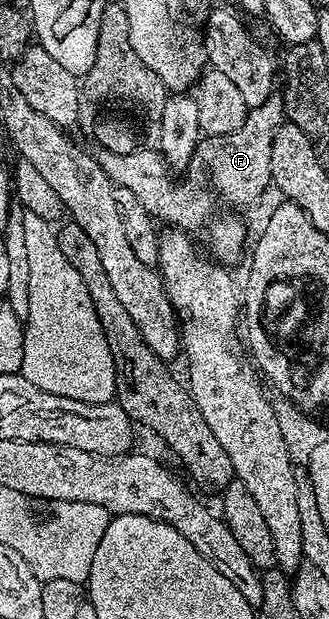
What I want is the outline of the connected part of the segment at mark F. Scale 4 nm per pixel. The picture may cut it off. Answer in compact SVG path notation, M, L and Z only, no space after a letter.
M275 94L263 102L263 106L249 109L245 125L226 136L218 136L212 141L209 156L195 155L189 159L189 167L184 173L185 180L172 180L171 169L165 163L156 147L138 146L133 153L113 154L104 150L96 153L97 162L116 187L131 190L139 198L139 206L147 210L154 221L165 223L190 234L196 228L204 229L210 223L209 199L213 192L209 189L209 171L217 179L217 184L238 204L245 208L253 204L271 184L271 142L275 142L275 130L286 123L285 101Z

